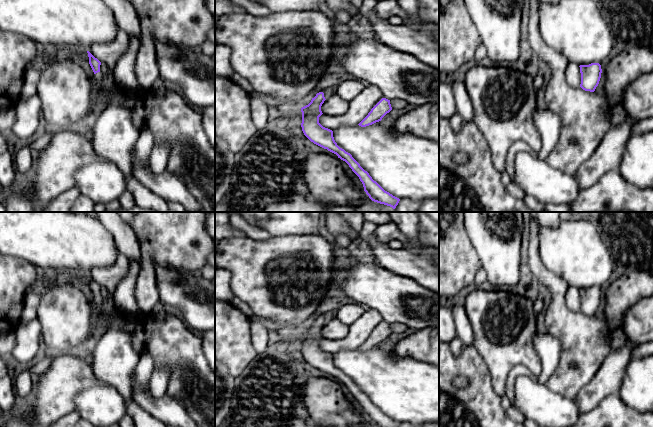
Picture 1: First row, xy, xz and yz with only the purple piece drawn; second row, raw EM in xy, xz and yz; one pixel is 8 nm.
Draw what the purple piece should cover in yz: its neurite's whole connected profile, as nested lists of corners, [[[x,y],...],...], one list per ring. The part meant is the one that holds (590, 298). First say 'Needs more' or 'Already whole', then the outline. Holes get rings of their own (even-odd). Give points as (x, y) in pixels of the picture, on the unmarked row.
Already whole. [[[591,287],[589,289],[580,289],[581,308],[580,311],[585,315],[594,316],[601,302],[601,289]]]

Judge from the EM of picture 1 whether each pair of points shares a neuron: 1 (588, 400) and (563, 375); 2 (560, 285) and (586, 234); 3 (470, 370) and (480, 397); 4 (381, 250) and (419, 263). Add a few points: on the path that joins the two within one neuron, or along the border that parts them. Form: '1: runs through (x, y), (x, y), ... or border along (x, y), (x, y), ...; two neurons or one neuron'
1: border along (595, 373), (573, 399); two neurons
2: border along (544, 264), (569, 285); two neurons
3: runs through (477, 377), (479, 379), (479, 390); one neuron
4: runs through (390, 259), (410, 263); one neuron

